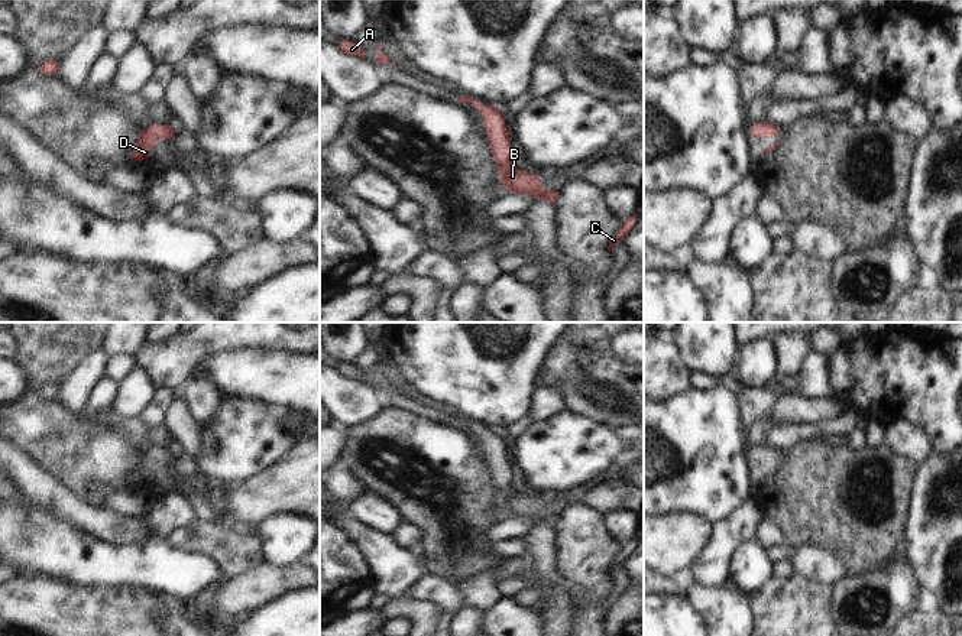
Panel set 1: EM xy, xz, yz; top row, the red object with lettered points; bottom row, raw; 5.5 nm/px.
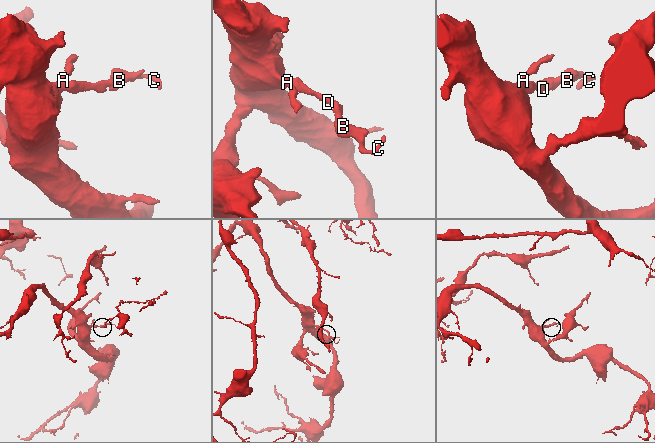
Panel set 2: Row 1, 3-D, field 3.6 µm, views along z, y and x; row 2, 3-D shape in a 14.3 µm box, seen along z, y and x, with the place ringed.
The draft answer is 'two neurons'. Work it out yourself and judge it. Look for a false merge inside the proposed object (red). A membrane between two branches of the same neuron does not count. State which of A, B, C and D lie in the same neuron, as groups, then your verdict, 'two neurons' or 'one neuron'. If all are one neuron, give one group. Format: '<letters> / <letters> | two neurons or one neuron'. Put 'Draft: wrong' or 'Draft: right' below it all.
A B C D | one neuron
Draft: wrong

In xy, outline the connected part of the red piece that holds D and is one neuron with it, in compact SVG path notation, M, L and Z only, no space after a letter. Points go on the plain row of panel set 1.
M150 448L146 452L137 455L137 465L130 474L130 484L145 486L152 481L153 470L158 467L158 463L174 464L176 454L169 448Z

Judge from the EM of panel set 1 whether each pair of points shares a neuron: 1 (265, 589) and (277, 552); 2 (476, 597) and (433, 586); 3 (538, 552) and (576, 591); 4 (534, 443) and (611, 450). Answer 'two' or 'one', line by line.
1: two
2: two
3: one
4: one

